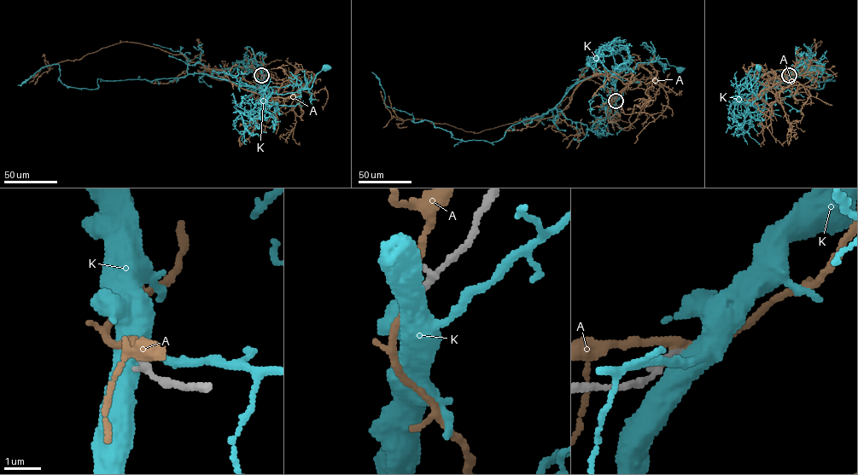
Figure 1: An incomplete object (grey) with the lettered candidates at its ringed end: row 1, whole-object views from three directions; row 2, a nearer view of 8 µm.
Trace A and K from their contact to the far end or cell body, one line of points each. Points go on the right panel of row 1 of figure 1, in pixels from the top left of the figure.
A: (789, 75), (769, 79), (756, 97), (772, 79), (801, 70), (821, 41), (807, 73), (779, 80)
K: (789, 75), (775, 87), (755, 95), (747, 87), (757, 67)

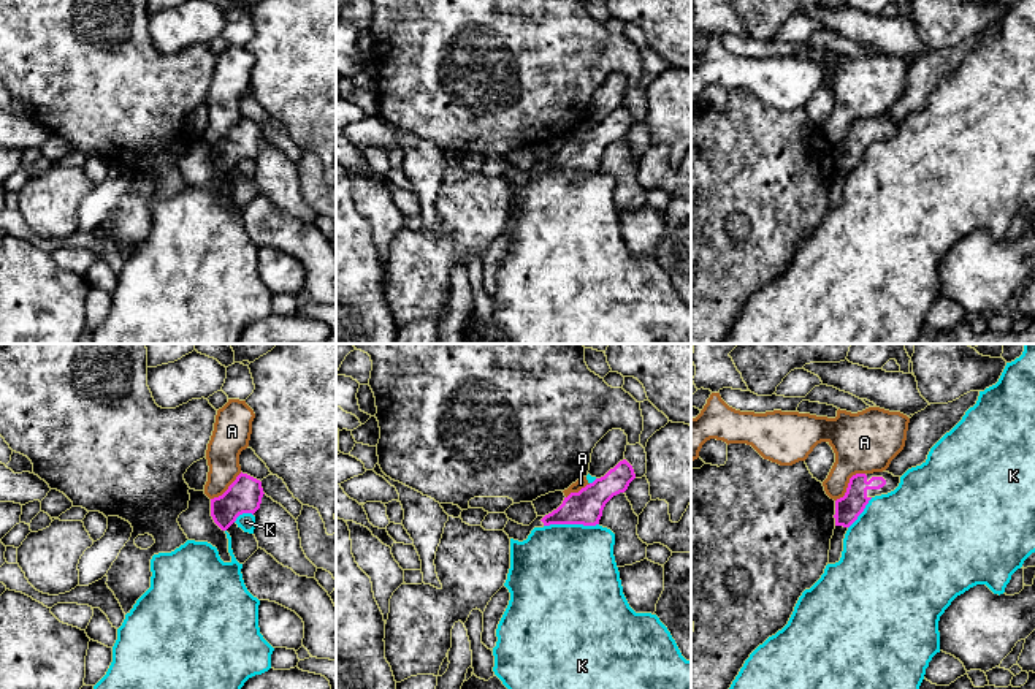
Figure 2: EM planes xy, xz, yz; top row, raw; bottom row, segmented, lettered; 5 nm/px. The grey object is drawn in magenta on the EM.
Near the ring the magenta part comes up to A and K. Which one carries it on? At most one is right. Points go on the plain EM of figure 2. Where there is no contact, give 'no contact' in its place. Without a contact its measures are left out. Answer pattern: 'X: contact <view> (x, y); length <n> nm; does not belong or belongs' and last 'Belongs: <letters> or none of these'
A: contact yz (848, 129); length 220 nm; does not belong
K: contact xz (571, 168); length 280 nm; does not belong
Belongs: none of these

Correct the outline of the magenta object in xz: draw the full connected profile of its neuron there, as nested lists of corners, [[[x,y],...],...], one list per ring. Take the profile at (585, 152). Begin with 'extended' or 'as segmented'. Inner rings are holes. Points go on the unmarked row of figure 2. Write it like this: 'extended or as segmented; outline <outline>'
extended; outline [[[623,105],[604,122],[582,133],[579,138],[571,138],[563,149],[545,162],[537,162],[529,171],[507,166],[504,177],[509,184],[523,187],[534,173],[550,169],[583,169],[596,171],[602,162],[605,149],[617,139],[624,138],[629,128],[636,124],[632,111]]]

